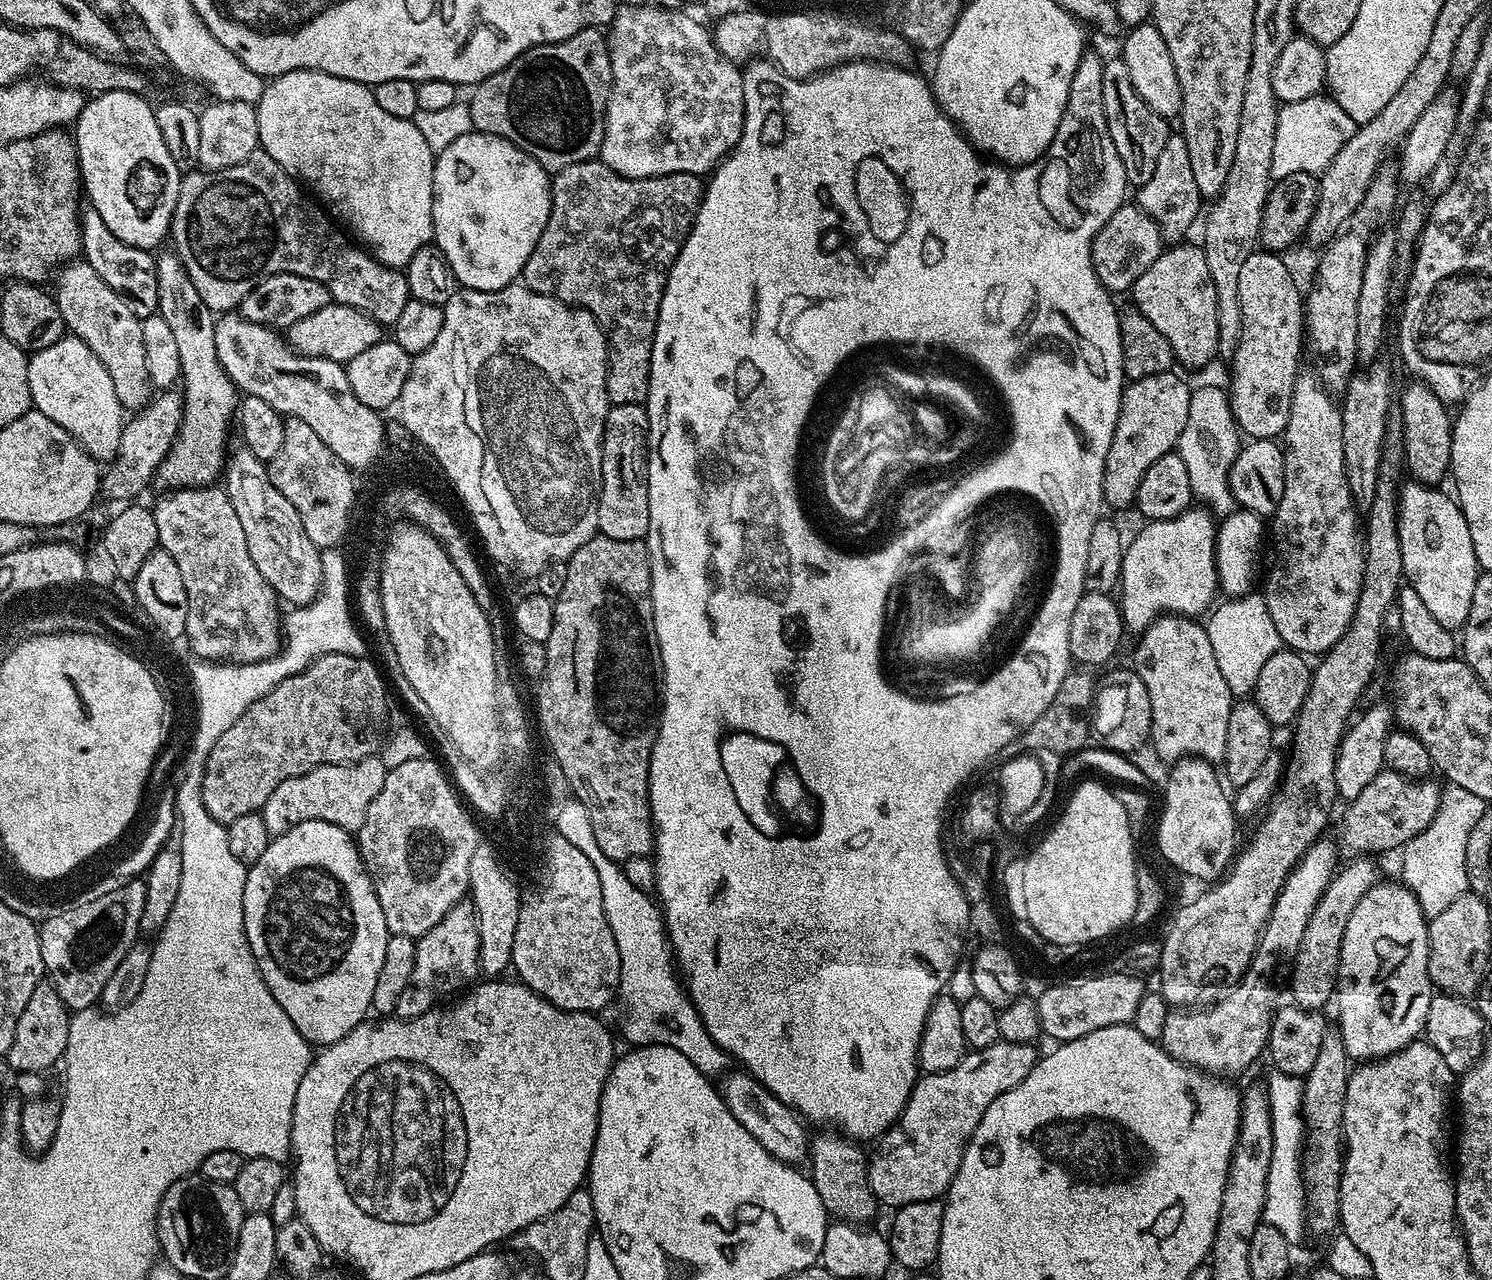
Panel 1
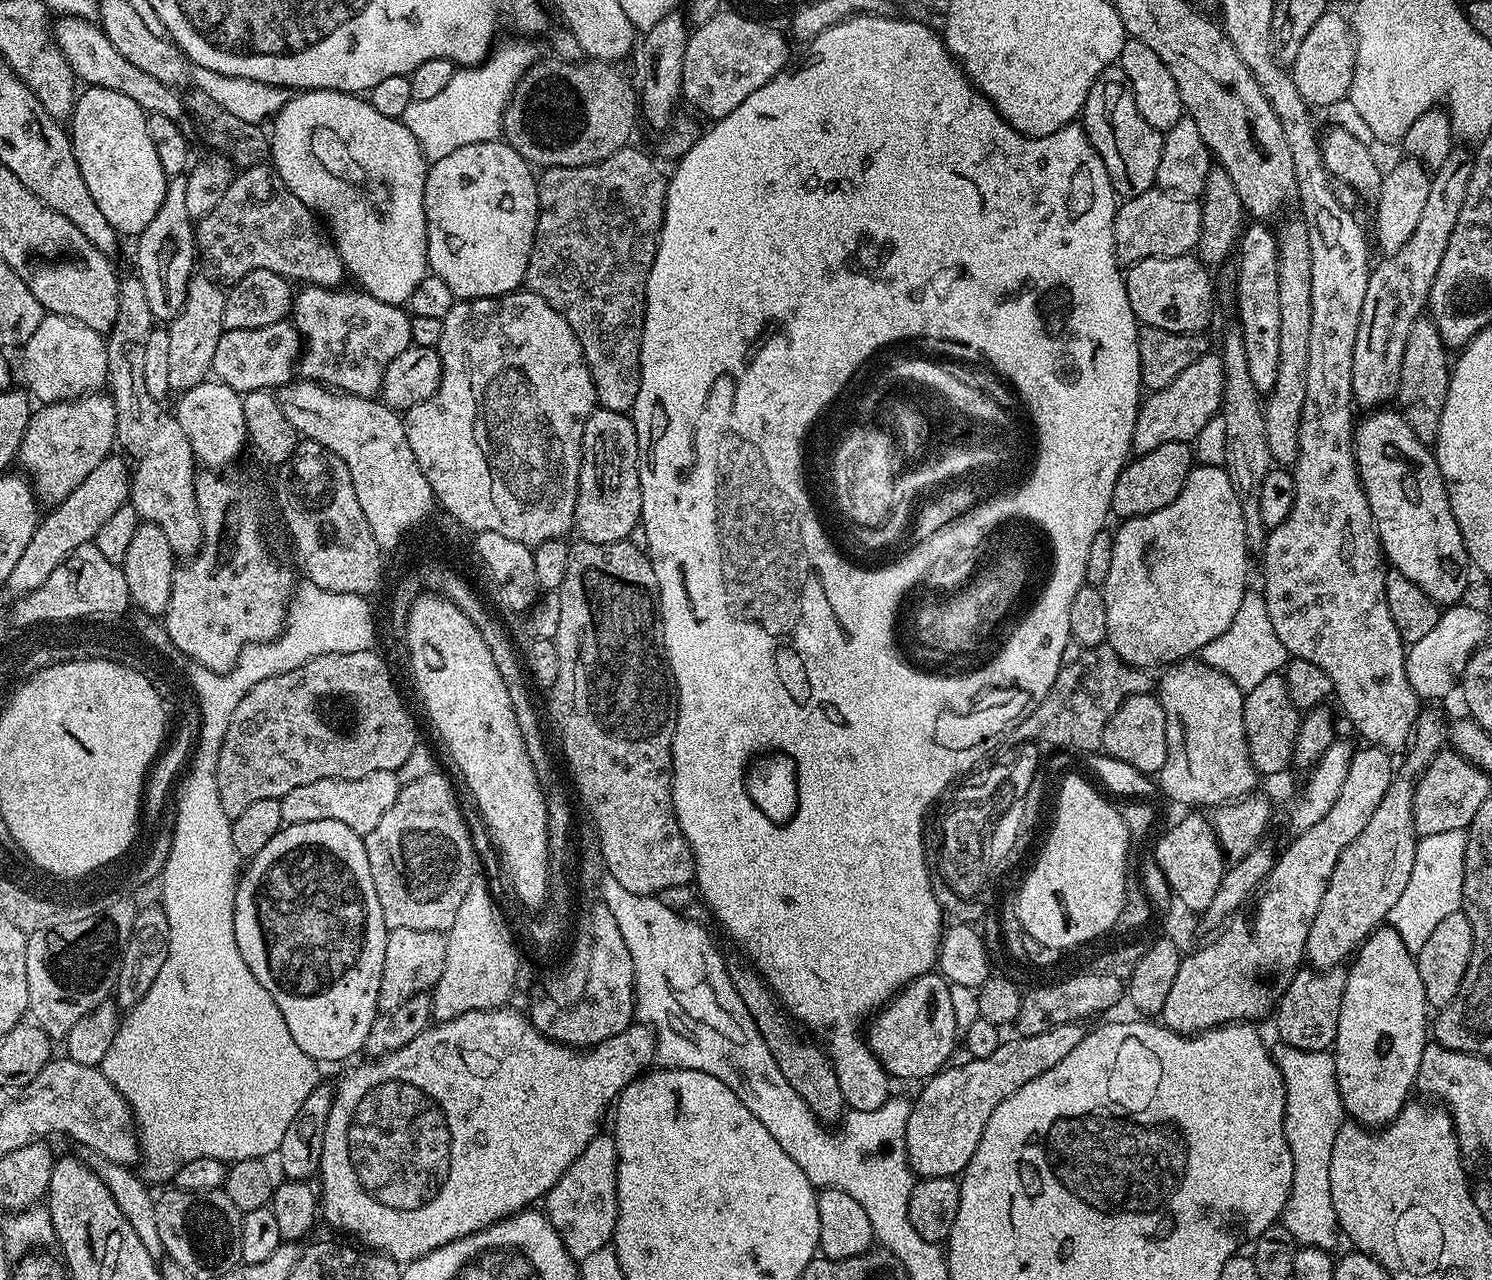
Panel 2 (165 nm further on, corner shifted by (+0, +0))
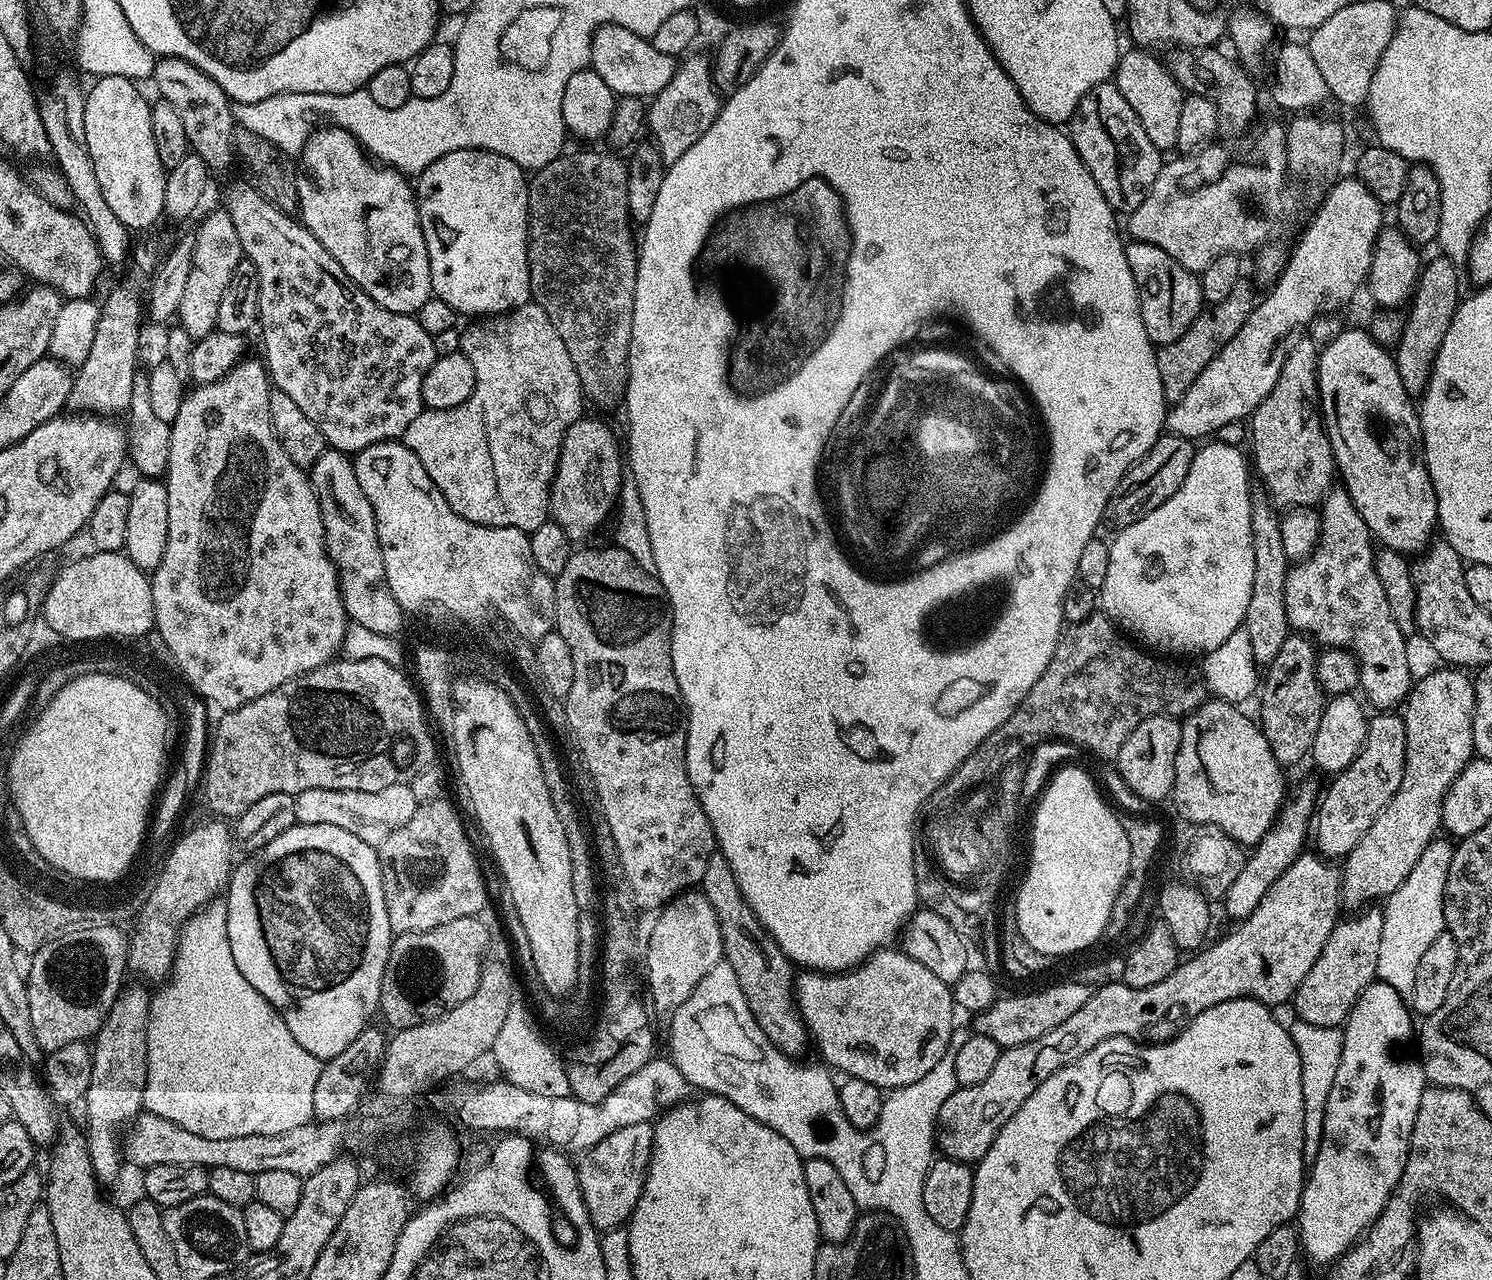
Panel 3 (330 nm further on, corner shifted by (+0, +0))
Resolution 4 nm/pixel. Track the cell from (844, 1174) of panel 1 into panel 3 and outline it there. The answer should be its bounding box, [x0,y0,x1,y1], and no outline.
[699,854,810,1058]

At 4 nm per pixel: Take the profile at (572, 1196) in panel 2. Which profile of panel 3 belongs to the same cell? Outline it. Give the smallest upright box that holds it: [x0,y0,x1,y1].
[576,1123,652,1230]

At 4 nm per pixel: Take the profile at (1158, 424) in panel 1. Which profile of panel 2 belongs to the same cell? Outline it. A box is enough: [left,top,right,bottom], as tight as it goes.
[1132,354,1224,454]

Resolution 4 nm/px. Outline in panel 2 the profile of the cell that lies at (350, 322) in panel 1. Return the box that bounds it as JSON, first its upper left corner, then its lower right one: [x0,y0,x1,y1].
[211,319,301,394]

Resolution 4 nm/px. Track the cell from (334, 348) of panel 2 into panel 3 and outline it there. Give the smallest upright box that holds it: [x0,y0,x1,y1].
[222,182,437,454]

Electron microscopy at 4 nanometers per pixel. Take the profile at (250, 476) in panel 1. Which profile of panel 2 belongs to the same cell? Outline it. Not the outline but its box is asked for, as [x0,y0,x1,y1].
[174,386,248,470]

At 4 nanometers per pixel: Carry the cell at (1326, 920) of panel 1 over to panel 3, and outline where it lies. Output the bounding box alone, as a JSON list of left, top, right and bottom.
[1340,666,1476,910]

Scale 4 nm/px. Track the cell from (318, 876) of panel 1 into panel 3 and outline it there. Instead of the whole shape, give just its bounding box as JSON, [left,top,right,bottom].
[226,823,394,1062]

